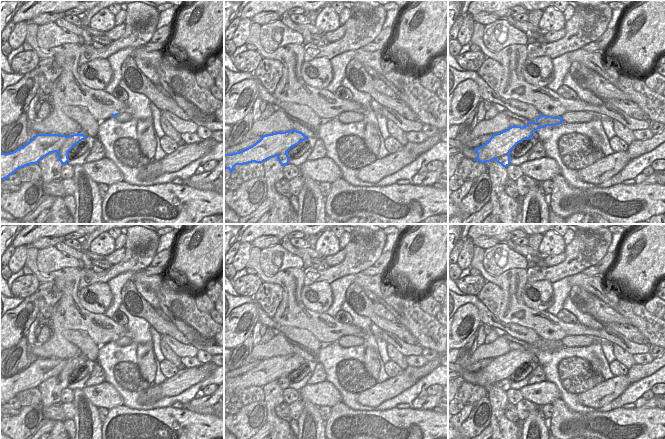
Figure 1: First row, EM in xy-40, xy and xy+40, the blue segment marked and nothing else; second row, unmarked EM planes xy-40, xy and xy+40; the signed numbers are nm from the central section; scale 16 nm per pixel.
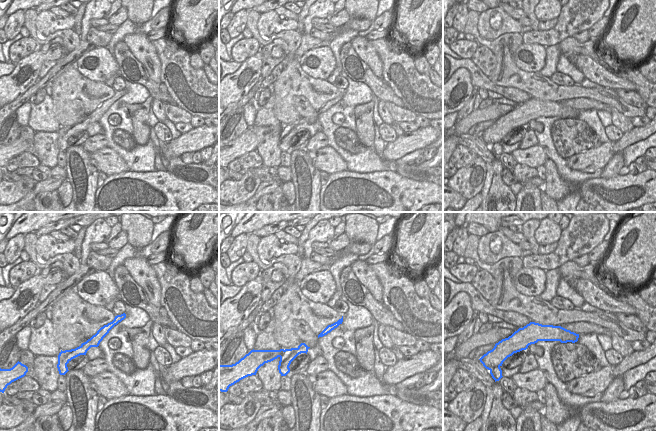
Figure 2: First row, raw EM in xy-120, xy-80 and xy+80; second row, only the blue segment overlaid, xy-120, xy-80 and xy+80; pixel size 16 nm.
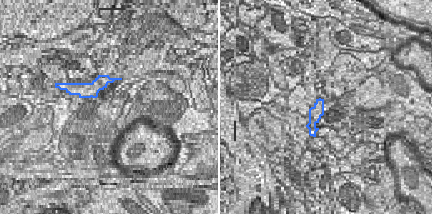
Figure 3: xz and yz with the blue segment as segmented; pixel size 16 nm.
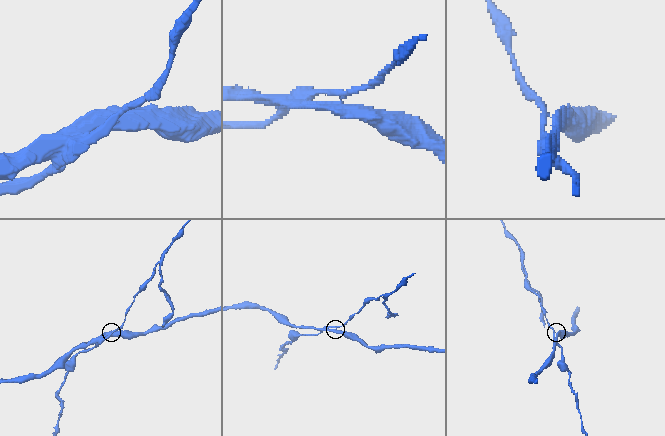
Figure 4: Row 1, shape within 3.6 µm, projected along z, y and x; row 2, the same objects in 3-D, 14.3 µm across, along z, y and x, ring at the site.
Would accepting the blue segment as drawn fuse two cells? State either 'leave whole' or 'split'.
split

